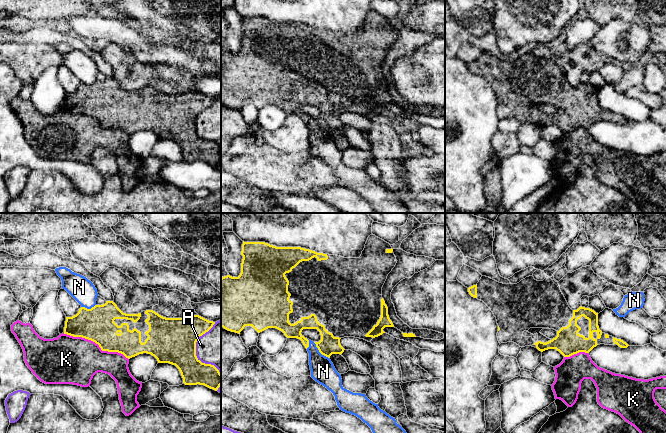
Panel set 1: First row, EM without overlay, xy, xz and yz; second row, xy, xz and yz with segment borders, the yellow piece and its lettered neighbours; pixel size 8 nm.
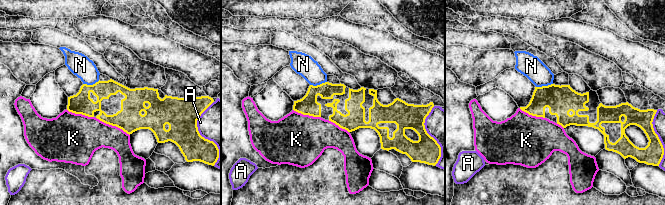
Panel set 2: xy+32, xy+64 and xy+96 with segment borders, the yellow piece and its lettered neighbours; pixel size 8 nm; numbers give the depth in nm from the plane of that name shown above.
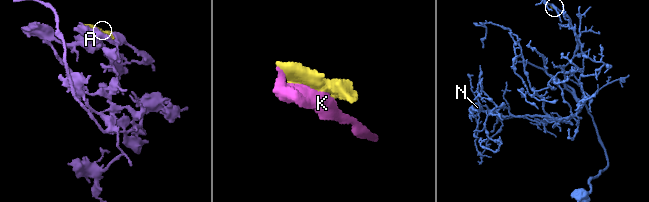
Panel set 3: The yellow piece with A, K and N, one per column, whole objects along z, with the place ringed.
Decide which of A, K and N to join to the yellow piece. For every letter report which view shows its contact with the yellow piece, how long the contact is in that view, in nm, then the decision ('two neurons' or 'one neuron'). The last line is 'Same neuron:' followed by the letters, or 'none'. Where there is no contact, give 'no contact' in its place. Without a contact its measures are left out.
A: meets yellow in xy; contact 420 nm long; two neurons
K: meets yellow in xy; contact 550 nm long; two neurons
N: meets yellow in xz; contact 180 nm long; two neurons
Same neuron: none

